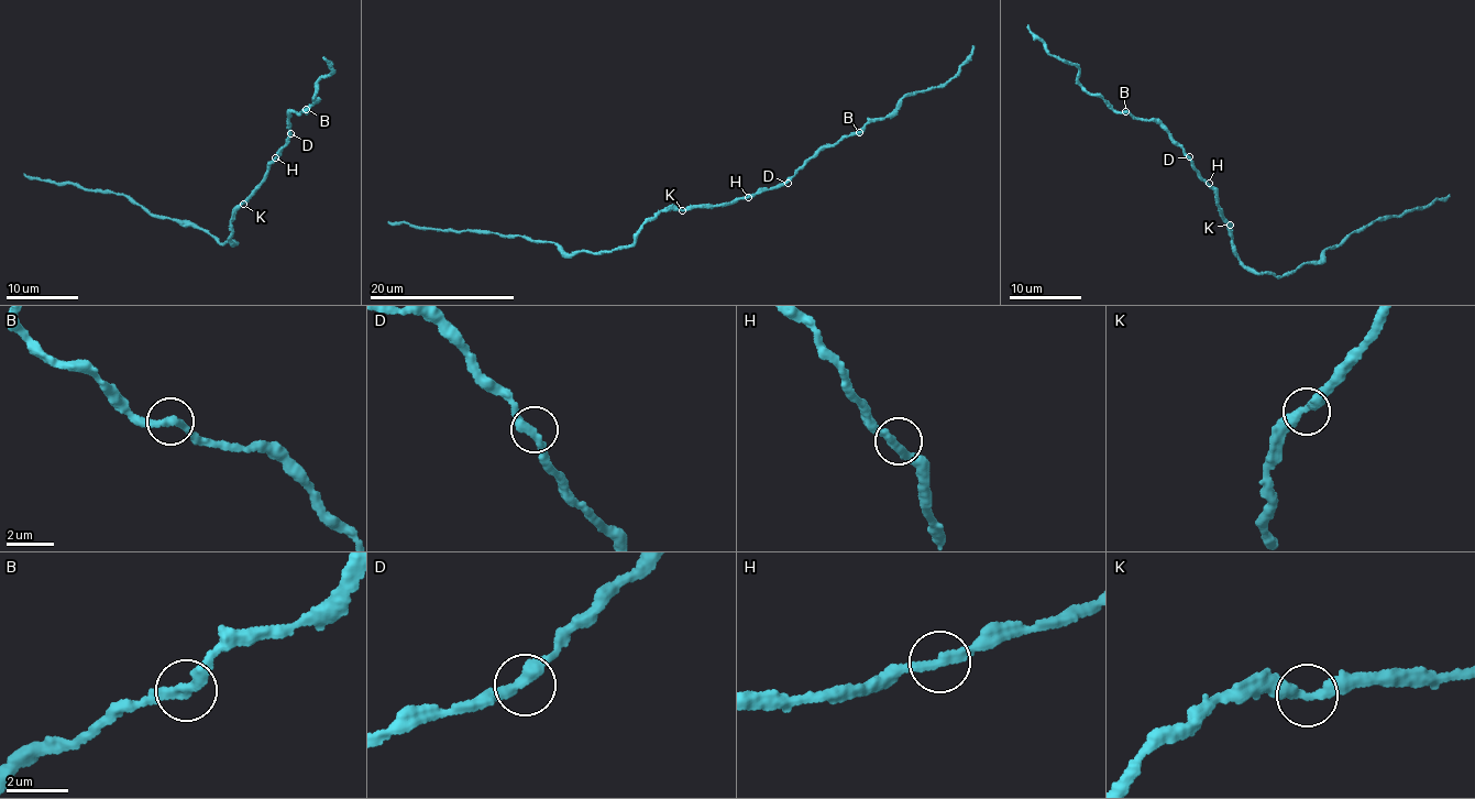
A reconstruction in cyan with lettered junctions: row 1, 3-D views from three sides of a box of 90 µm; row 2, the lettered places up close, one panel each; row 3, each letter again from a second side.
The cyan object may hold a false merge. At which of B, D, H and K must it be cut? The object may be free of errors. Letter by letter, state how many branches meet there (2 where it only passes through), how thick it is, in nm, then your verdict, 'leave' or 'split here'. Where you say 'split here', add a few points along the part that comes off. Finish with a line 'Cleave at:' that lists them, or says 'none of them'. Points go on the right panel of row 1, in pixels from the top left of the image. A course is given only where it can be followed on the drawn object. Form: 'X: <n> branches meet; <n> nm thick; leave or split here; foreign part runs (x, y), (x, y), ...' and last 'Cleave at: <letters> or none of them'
B: 2 branches meet; 340 nm thick; leave
D: 2 branches meet; 340 nm thick; leave
H: 2 branches meet; 320 nm thick; leave
K: 2 branches meet; 320 nm thick; leave
Cleave at: none of them

